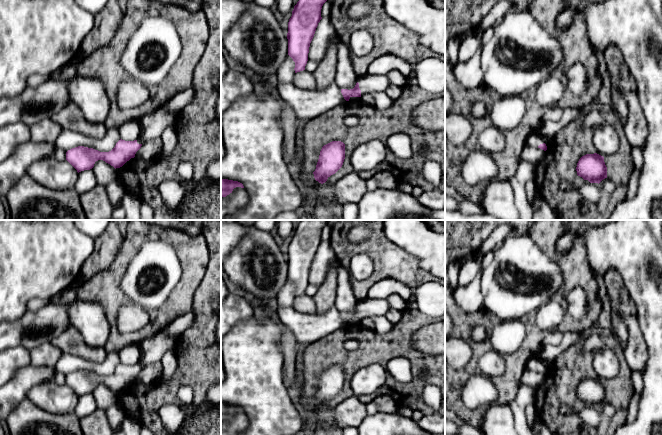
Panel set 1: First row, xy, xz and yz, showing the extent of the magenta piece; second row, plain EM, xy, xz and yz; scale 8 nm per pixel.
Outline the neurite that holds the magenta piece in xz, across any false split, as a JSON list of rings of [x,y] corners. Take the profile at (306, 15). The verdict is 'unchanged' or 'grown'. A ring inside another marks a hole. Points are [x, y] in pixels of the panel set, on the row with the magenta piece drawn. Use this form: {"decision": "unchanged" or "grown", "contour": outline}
{"decision": "unchanged", "contour": [[[299,0],[288,22],[288,55],[295,62],[295,73],[305,70],[310,43],[318,23],[321,9],[327,0]]]}

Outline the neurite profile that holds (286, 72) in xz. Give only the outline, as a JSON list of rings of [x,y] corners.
[[[287,55],[277,73],[278,82],[279,83],[293,82],[293,77],[295,74],[294,68],[295,68],[295,62],[289,55]]]

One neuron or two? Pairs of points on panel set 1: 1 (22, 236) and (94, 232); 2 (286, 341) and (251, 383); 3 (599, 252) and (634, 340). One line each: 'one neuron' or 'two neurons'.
1: two neurons
2: two neurons
3: two neurons

